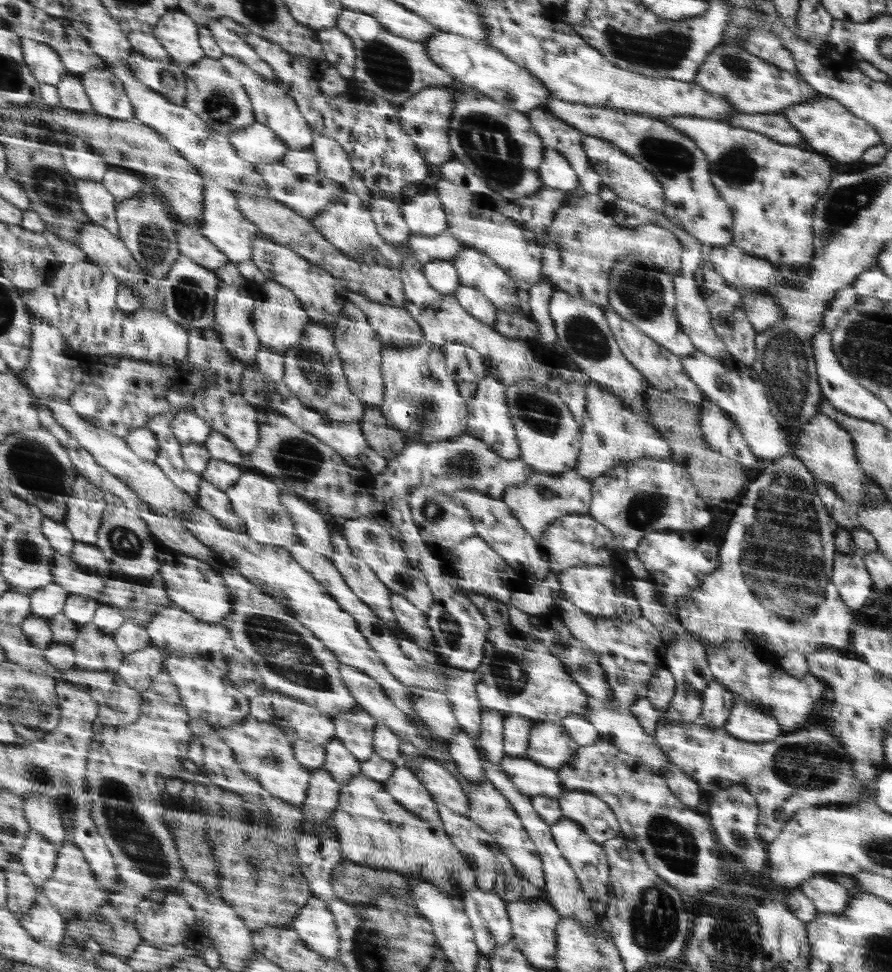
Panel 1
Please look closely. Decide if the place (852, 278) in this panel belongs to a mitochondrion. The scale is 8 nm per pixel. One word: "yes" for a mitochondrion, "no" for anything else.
no

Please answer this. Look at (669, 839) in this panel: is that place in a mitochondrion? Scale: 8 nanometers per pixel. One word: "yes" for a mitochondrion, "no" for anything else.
yes

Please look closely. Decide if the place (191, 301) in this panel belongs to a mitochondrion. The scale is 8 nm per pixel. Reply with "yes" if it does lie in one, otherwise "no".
yes

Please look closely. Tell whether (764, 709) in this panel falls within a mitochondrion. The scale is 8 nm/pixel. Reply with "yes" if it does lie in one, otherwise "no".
no

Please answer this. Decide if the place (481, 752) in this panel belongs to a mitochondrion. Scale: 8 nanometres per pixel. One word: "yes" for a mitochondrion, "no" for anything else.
no

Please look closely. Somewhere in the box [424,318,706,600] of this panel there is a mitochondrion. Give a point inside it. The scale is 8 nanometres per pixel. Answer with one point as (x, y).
(540, 415)

